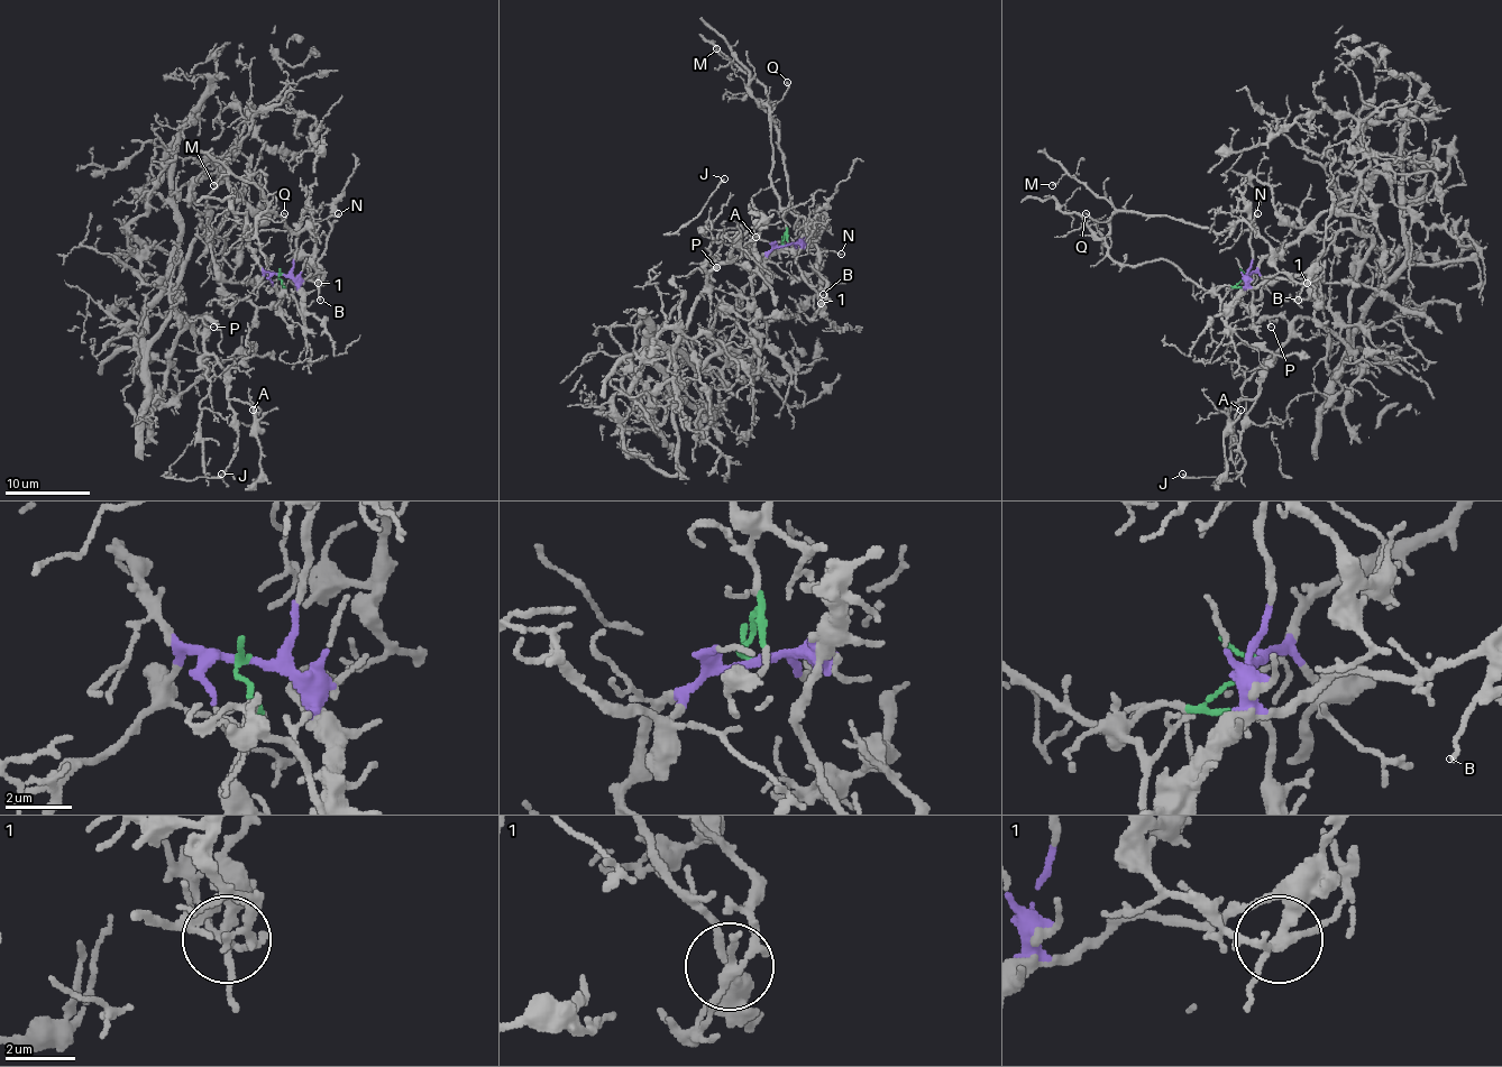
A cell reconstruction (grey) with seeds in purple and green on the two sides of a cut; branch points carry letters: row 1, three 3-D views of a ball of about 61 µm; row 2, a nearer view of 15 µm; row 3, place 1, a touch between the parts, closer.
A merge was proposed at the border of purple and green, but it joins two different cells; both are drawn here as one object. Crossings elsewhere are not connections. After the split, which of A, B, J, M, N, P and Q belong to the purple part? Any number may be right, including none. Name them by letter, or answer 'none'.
A, B, J, P

